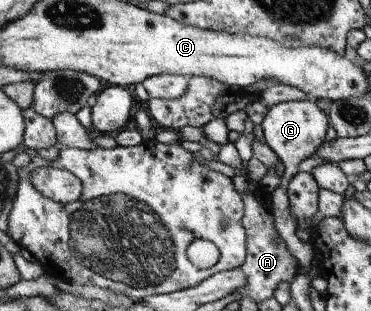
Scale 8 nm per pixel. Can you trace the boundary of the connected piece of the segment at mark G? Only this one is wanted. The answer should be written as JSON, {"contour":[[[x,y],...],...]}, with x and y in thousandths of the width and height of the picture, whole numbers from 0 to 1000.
{"contour":[[[817,322],[798,328],[757,328],[733,341],[704,408],[717,463],[741,489],[755,521],[768,534],[757,585],[768,585],[768,605],[779,598],[790,566],[806,553],[806,527],[817,514],[844,505],[849,482],[860,482],[876,457],[876,437],[887,412],[887,376],[879,373],[849,325]]]}

